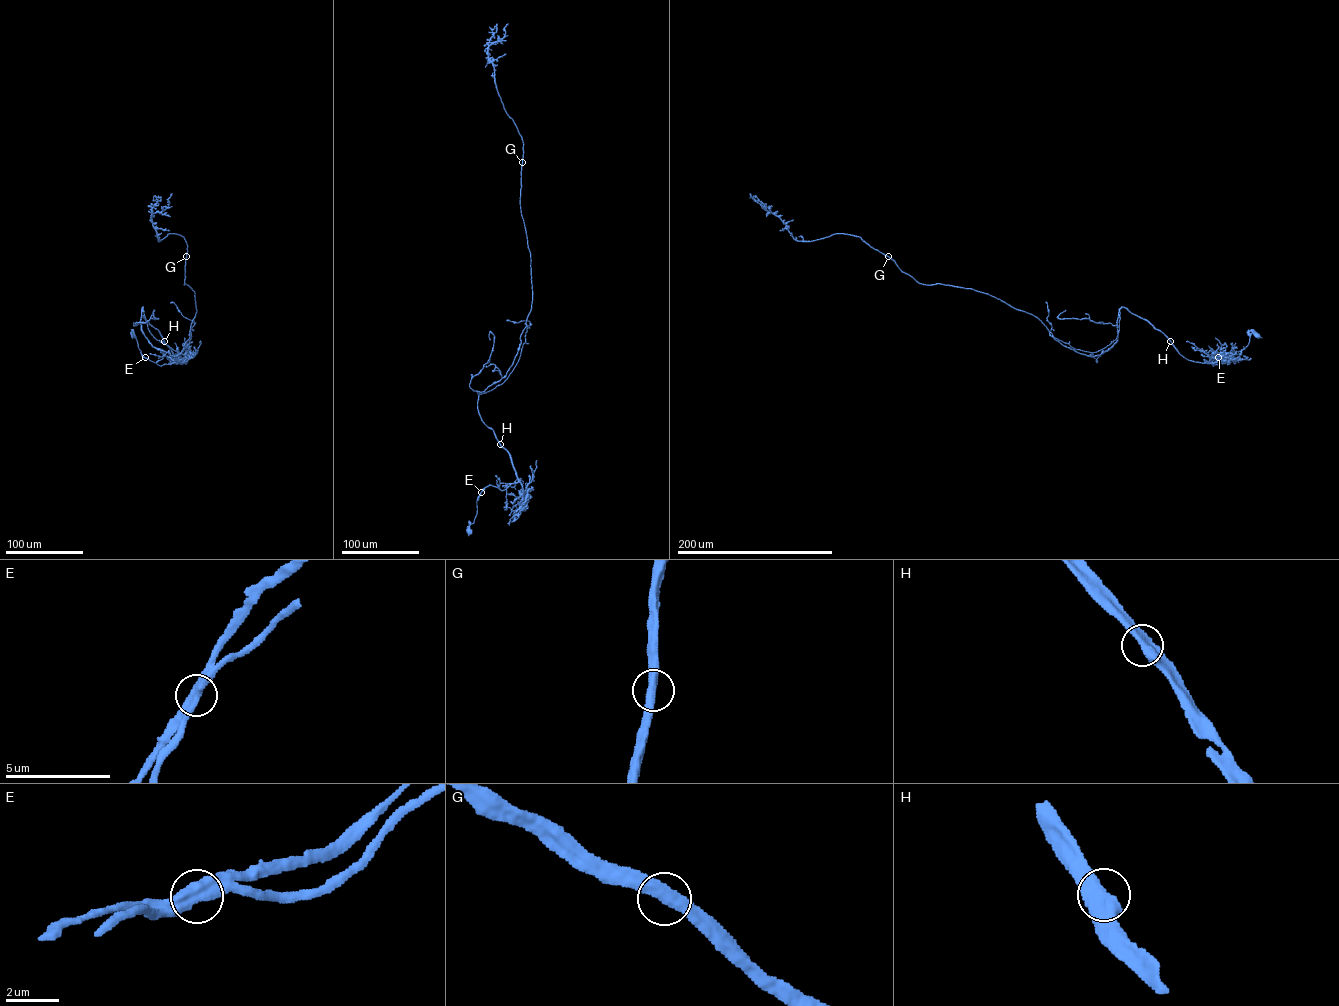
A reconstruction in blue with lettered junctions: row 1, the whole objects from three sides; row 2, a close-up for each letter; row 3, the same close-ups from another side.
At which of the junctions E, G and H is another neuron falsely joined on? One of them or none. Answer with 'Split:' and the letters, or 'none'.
Split: E

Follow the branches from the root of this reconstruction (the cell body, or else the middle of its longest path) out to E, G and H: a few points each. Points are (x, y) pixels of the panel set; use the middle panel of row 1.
E: (469, 530), (469, 523), (473, 522), (481, 492)
G: (469, 530), (481, 490), (518, 481), (510, 455), (481, 419), (476, 391), (506, 375), (531, 310), (522, 162)
H: (469, 530), (481, 490), (490, 485), (504, 490), (518, 481), (510, 455), (500, 444)

